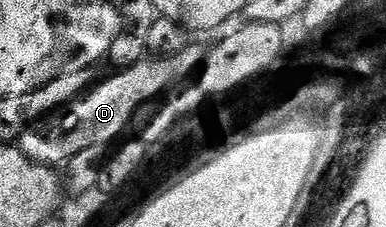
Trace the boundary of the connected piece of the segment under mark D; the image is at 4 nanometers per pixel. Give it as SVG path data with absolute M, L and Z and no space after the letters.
M190 45L183 53L175 53L169 59L144 57L137 64L120 68L110 79L89 88L80 99L53 111L40 123L24 128L19 135L19 146L28 159L46 165L64 165L75 153L83 149L105 147L112 139L120 140L125 130L130 130L137 112L152 104L172 83L185 79L204 63L207 51L203 46Z

